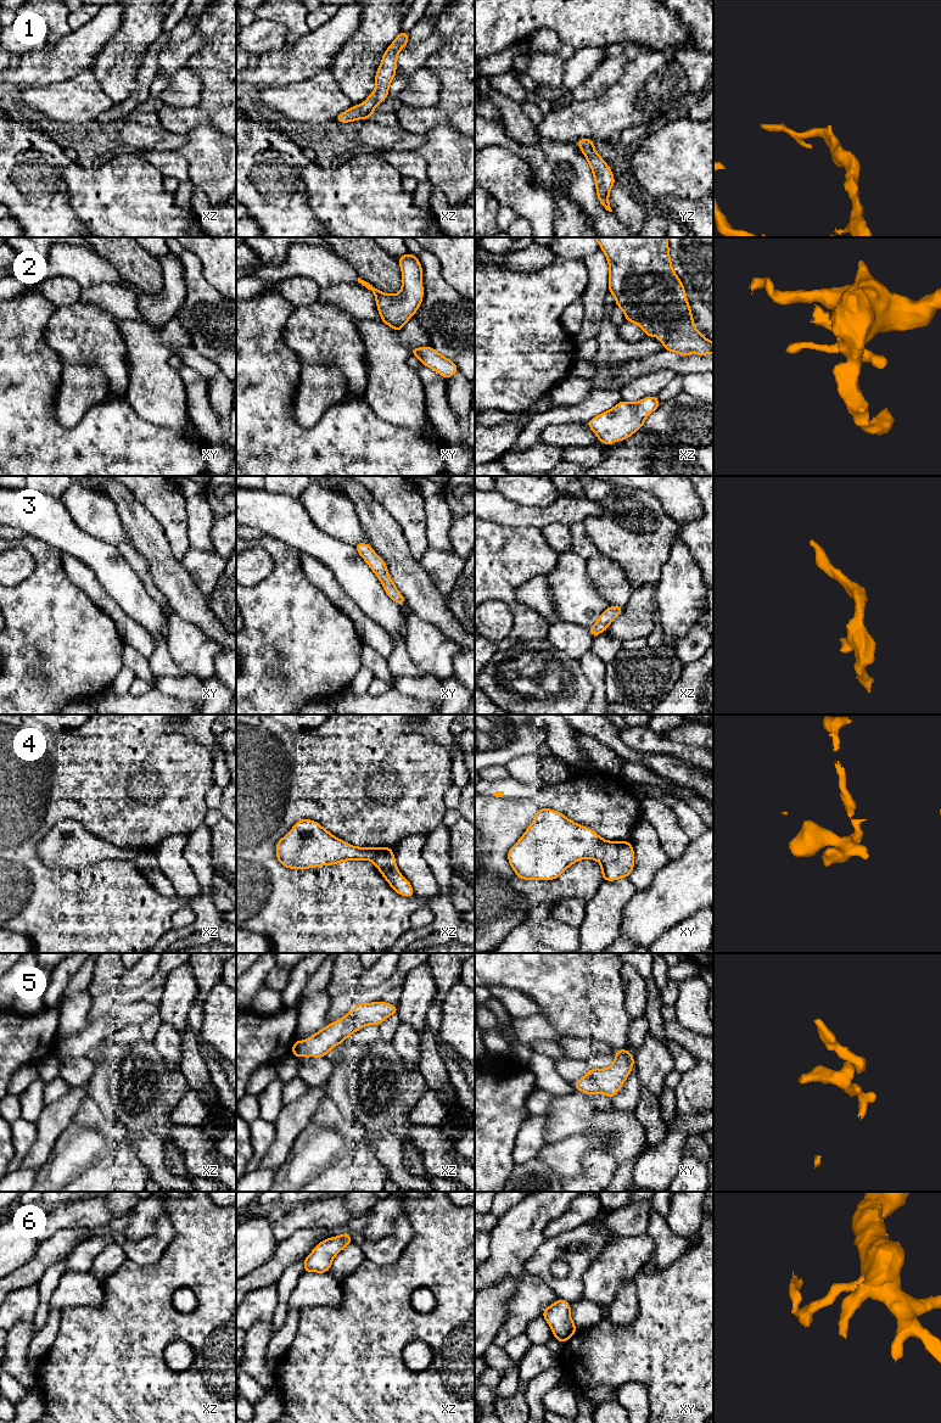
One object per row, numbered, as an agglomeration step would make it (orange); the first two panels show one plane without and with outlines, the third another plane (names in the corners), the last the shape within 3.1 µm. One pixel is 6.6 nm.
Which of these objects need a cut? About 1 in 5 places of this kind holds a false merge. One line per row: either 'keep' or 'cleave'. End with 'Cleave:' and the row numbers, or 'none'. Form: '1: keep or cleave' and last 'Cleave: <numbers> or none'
1: keep
2: keep
3: keep
4: keep
5: keep
6: keep
Cleave: none

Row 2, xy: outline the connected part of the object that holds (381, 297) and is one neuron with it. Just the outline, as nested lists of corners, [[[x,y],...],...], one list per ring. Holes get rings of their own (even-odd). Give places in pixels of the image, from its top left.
[[[407,252],[397,260],[403,275],[403,282],[398,295],[383,293],[360,278],[358,278],[358,282],[375,295],[377,310],[382,321],[393,330],[401,331],[420,307],[424,288],[422,268],[419,258]]]

